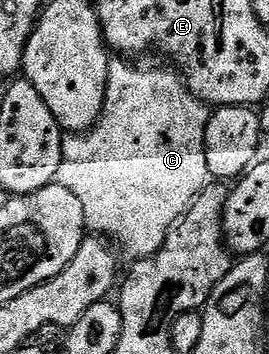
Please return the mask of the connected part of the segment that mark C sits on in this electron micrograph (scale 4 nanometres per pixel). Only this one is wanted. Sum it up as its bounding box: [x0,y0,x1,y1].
[55,61,211,260]

